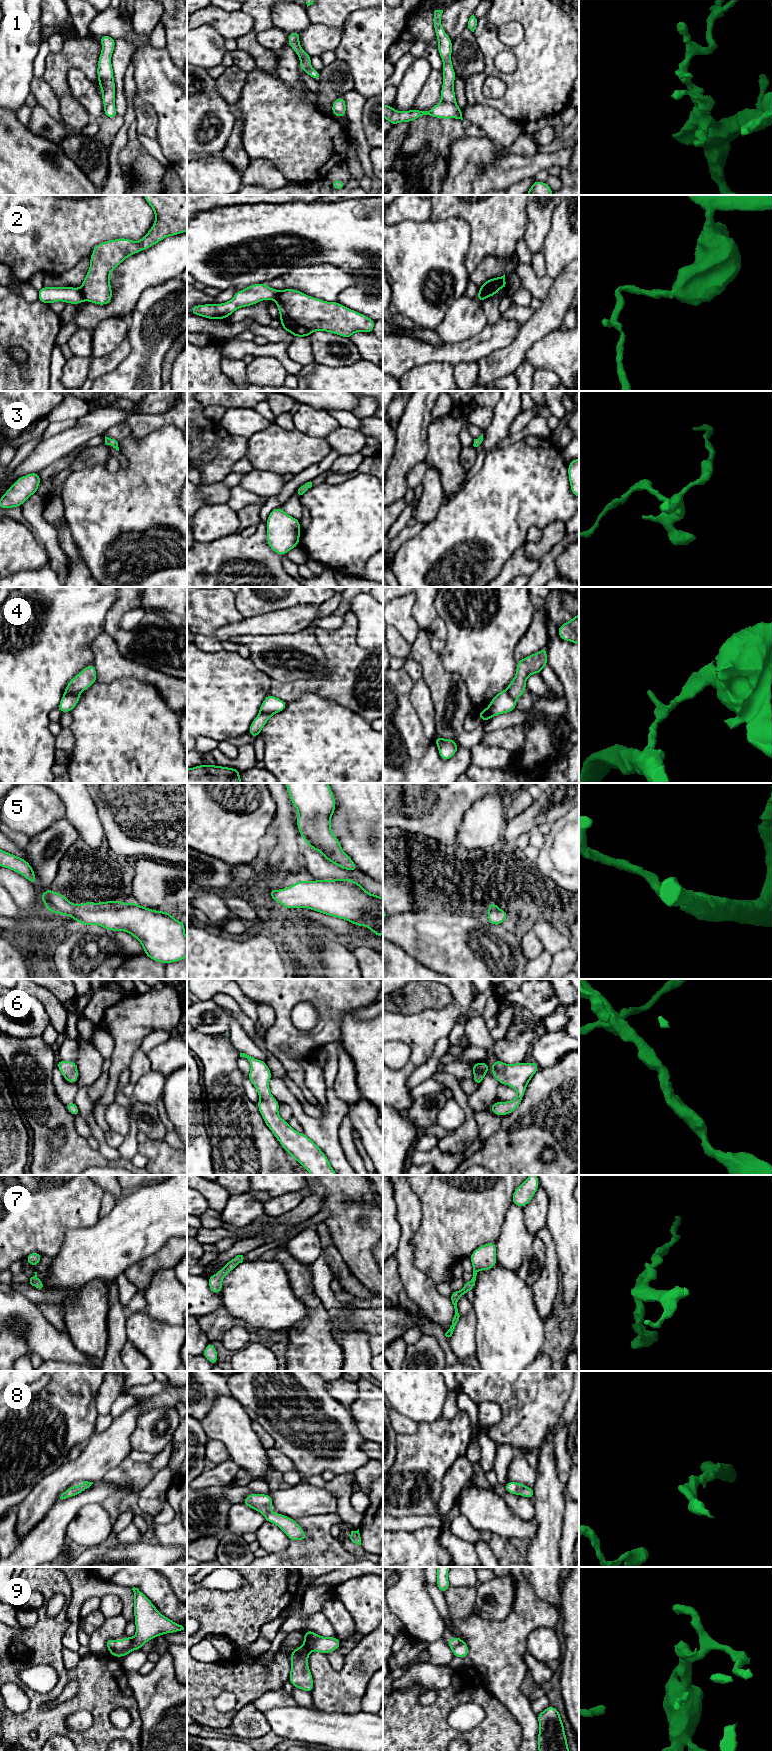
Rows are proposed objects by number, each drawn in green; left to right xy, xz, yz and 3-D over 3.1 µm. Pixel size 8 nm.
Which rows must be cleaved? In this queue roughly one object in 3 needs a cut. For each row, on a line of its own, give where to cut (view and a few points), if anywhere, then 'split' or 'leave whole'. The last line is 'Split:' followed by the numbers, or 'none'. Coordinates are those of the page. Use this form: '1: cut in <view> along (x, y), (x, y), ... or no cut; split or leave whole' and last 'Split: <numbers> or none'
1: cut in yz along (442, 100), (455, 105); split
2: cut in xy along (79, 288), (84, 300); split
3: no cut; leave whole
4: cut in xy along (79, 692), (64, 694); split
5: no cut; leave whole
6: no cut; leave whole
7: no cut; leave whole
8: no cut; leave whole
9: cut in xy along (132, 1639), (128, 1646), (110, 1653); split
Split: 1, 2, 4, 9

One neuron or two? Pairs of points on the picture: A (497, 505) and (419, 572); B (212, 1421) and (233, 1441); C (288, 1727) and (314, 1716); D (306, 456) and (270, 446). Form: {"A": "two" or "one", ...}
{"A": "one", "B": "one", "C": "one", "D": "one"}

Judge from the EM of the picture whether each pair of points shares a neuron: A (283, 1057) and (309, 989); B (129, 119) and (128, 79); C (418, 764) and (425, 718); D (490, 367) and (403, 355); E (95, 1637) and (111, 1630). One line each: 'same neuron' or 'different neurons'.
A: same neuron
B: same neuron
C: different neurons
D: different neurons
E: same neuron

